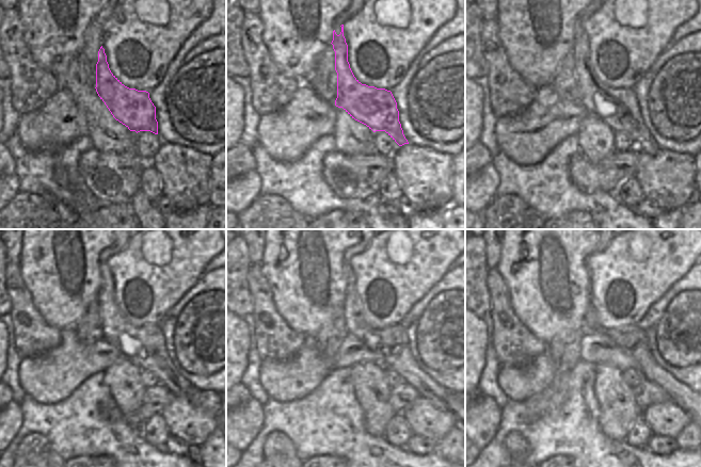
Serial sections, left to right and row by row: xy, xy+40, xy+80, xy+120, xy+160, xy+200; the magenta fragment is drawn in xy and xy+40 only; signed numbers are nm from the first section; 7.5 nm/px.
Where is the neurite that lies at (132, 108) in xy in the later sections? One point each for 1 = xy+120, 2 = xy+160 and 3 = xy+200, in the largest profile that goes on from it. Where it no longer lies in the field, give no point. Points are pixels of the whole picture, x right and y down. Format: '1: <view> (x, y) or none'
1: xy+120 (144, 347)
2: xy+160 (392, 341)
3: xy+200 (632, 337)

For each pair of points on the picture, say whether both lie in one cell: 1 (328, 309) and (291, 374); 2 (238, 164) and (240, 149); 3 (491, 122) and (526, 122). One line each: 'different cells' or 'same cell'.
1: different cells
2: same cell
3: different cells

